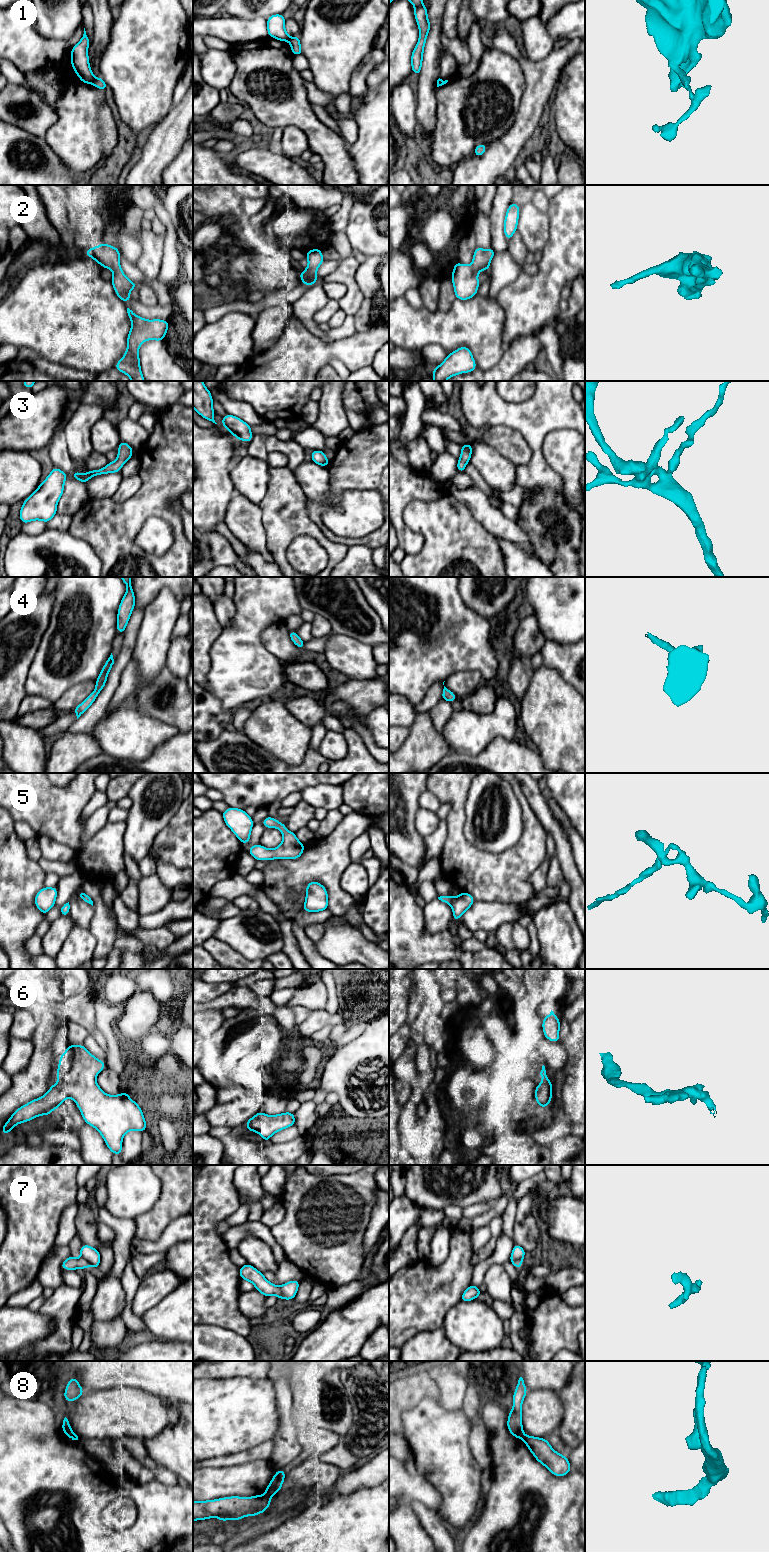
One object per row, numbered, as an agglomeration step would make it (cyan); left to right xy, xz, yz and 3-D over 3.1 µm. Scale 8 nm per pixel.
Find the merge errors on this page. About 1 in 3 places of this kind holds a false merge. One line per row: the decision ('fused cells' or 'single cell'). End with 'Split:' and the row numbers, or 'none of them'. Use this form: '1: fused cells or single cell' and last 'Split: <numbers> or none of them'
1: fused cells
2: single cell
3: single cell
4: single cell
5: single cell
6: single cell
7: fused cells
8: single cell
Split: 1, 7

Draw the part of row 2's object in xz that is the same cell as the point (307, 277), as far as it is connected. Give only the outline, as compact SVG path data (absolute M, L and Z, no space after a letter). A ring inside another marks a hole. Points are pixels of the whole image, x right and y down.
M318 247L307 251L306 257L308 259L308 267L303 272L299 273L299 276L303 284L312 286L318 279L316 274L318 267L325 261L325 259L322 256L322 251Z

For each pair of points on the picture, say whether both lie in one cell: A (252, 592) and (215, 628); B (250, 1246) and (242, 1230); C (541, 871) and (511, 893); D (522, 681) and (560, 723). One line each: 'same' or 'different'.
A: different
B: different
C: different
D: different

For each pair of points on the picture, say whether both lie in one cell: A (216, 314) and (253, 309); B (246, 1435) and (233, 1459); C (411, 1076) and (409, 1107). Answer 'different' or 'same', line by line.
A: same
B: different
C: same

